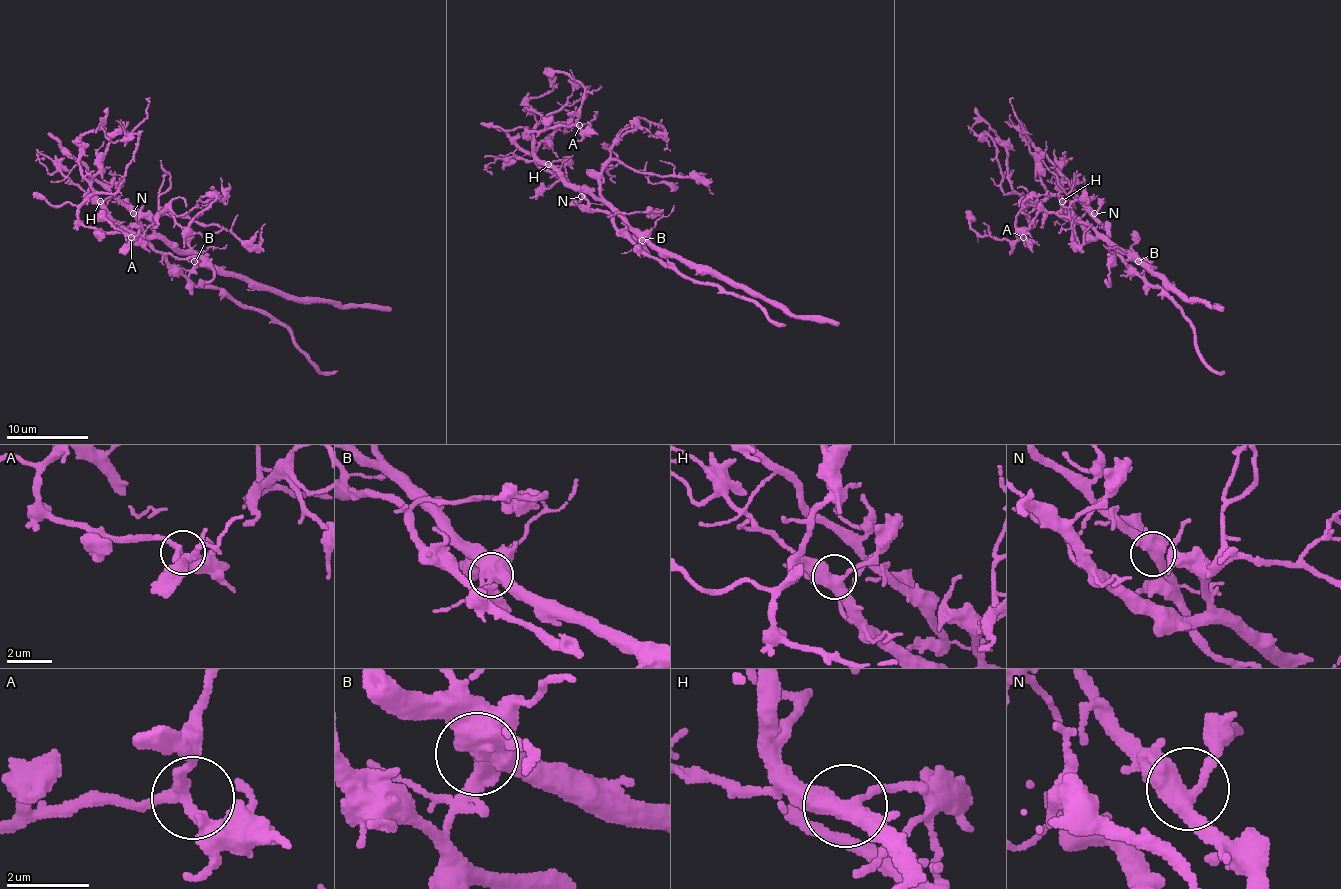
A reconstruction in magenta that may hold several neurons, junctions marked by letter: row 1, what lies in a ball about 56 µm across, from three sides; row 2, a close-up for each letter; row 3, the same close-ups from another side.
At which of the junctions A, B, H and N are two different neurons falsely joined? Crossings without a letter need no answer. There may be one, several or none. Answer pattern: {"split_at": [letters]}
{"split_at": ["B"]}

